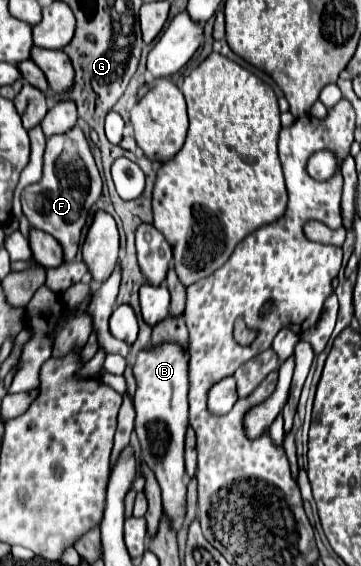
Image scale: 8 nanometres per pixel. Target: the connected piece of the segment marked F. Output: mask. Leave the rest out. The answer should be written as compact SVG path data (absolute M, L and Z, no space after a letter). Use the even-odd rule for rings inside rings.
M73 128L63 136L51 136L45 148L43 162L43 178L37 184L31 184L23 190L21 204L23 214L29 220L31 228L39 228L63 244L63 255L71 262L77 254L81 230L87 222L91 206L101 196L101 176L91 156L89 144L81 132L81 128Z

